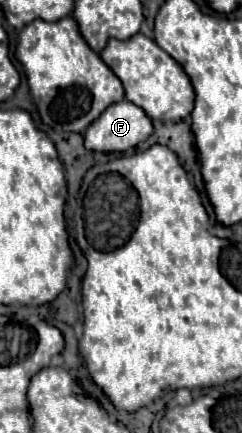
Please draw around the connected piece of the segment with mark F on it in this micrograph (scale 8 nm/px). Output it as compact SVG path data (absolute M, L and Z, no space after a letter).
M130 100L108 106L84 132L84 146L96 152L124 152L152 134L152 120Z

